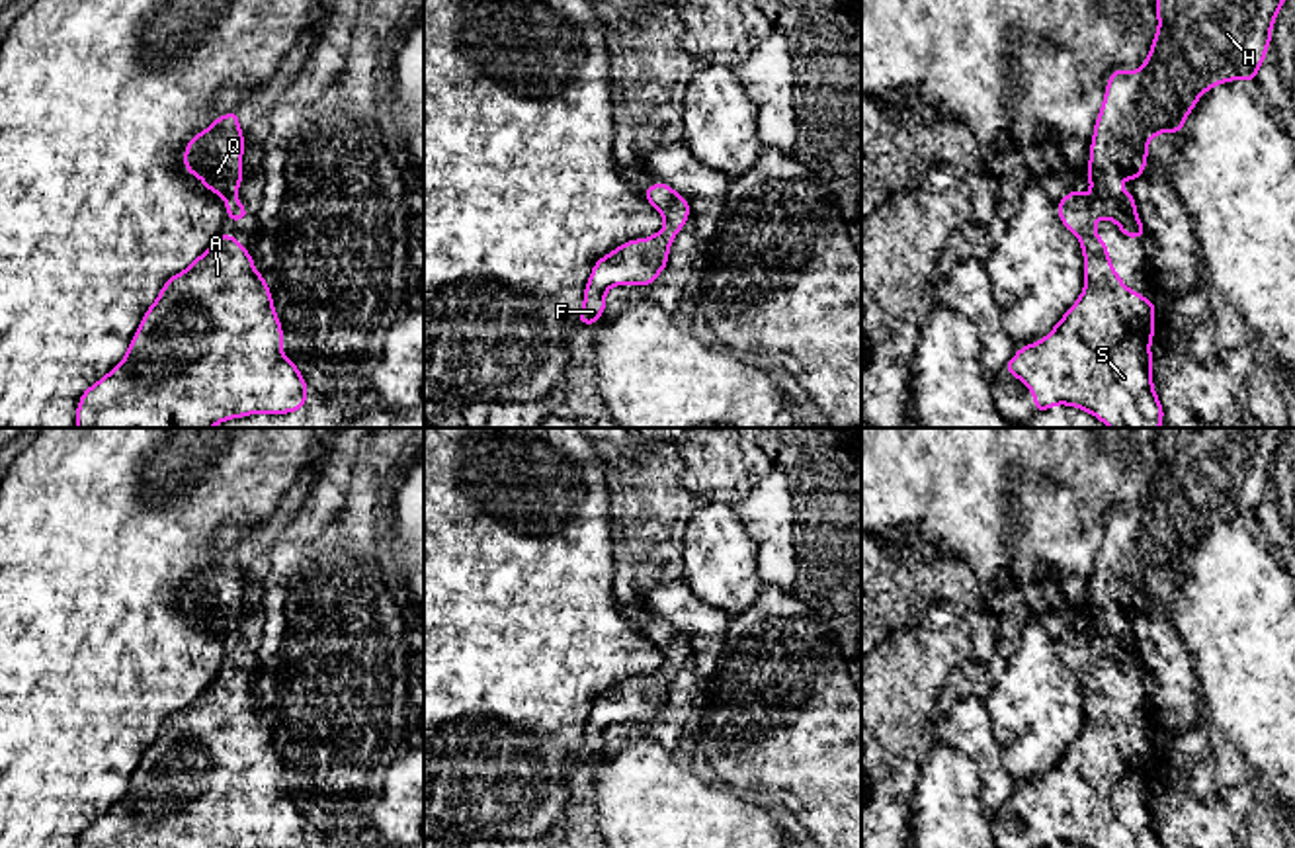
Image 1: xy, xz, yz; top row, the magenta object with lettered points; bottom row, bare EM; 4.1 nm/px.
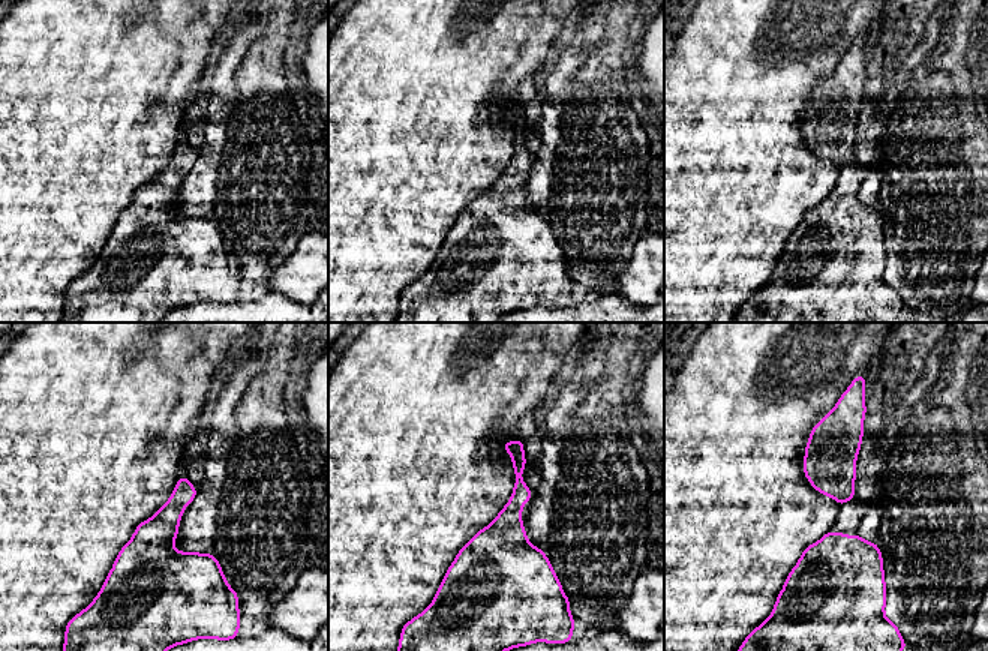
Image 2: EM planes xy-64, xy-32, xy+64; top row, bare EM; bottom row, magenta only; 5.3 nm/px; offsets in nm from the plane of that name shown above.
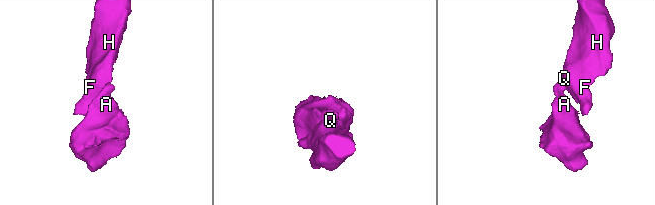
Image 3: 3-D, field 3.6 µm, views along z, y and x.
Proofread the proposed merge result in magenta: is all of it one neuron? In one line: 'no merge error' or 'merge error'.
no merge error

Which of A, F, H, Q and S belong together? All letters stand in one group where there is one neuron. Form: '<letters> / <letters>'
A F H Q S

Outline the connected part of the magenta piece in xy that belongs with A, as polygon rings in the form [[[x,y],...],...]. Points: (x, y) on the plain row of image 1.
[[[221,670],[217,678],[184,709],[168,715],[156,739],[145,750],[125,795],[100,819],[88,825],[76,848],[299,848],[307,838],[307,819],[297,801],[281,789],[283,766],[273,746],[266,715],[256,709],[254,698],[236,674]]]

